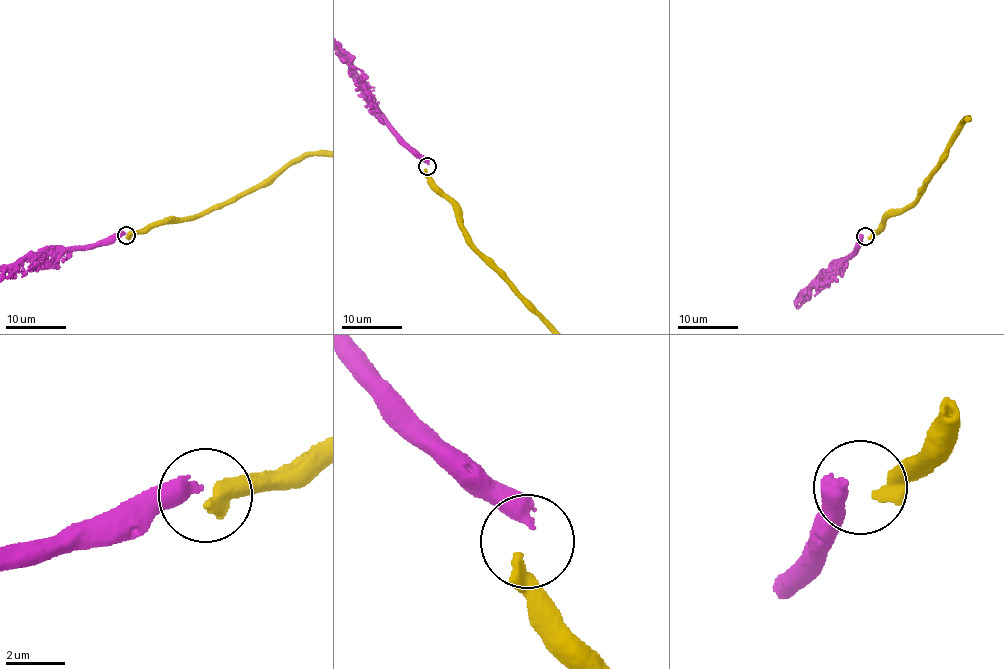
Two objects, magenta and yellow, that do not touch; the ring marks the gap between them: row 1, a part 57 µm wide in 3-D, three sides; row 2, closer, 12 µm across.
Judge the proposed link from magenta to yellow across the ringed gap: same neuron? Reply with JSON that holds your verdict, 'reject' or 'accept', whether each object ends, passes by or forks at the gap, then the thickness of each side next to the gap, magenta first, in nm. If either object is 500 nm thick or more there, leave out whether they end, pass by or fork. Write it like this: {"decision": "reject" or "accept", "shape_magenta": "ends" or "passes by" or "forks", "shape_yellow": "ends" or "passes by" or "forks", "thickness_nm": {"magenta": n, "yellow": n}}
{"decision": "accept", "shape_magenta": "ends", "shape_yellow": "ends", "thickness_nm": {"magenta": 400, "yellow": 400}}

